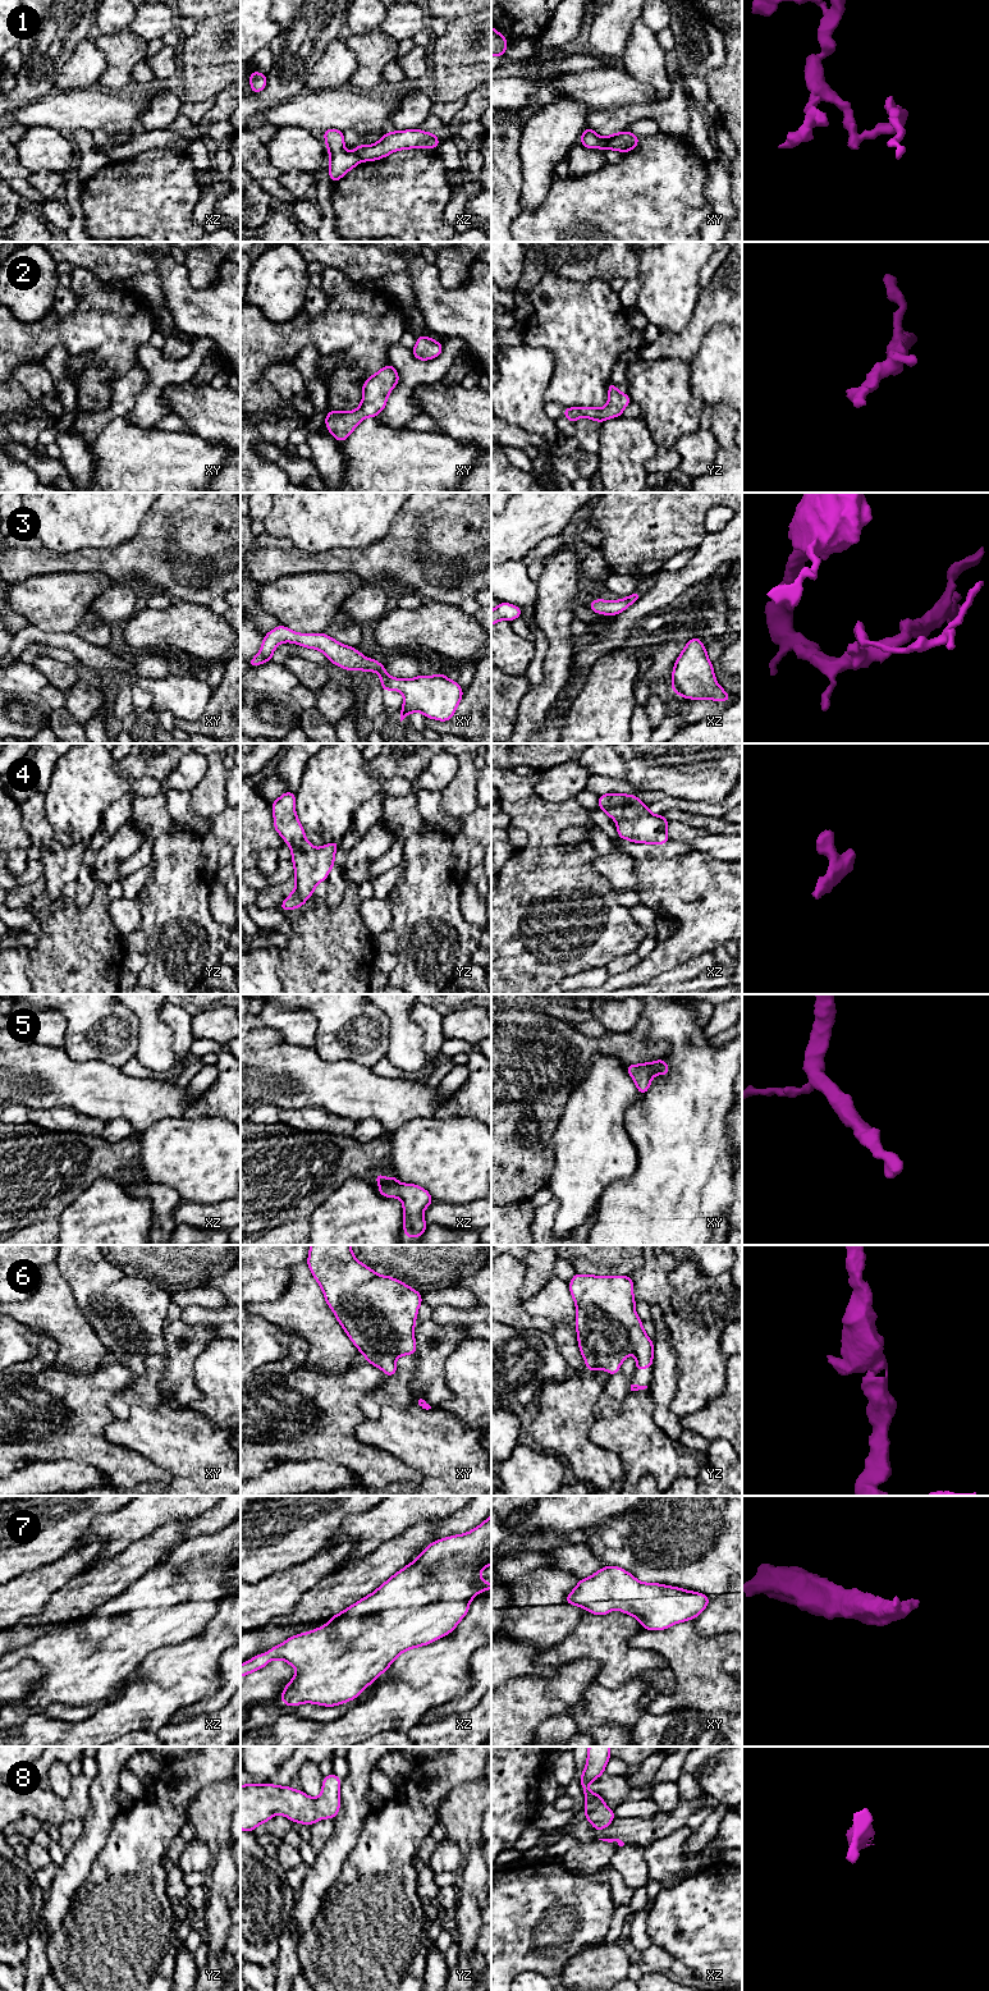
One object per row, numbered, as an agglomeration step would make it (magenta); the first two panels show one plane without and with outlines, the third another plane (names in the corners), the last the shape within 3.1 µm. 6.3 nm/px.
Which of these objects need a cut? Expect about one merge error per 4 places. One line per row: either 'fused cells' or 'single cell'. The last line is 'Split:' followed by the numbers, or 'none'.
1: fused cells
2: single cell
3: single cell
4: single cell
5: single cell
6: single cell
7: single cell
8: single cell
Split: 1

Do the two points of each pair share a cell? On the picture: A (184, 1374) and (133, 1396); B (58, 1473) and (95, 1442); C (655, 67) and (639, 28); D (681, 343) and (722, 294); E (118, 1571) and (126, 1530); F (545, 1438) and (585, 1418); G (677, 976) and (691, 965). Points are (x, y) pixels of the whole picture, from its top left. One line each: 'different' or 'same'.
A: same
B: different
C: same
D: same
E: different
F: same
G: same

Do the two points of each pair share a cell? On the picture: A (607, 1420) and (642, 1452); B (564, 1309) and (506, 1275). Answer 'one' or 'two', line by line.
A: one
B: two

